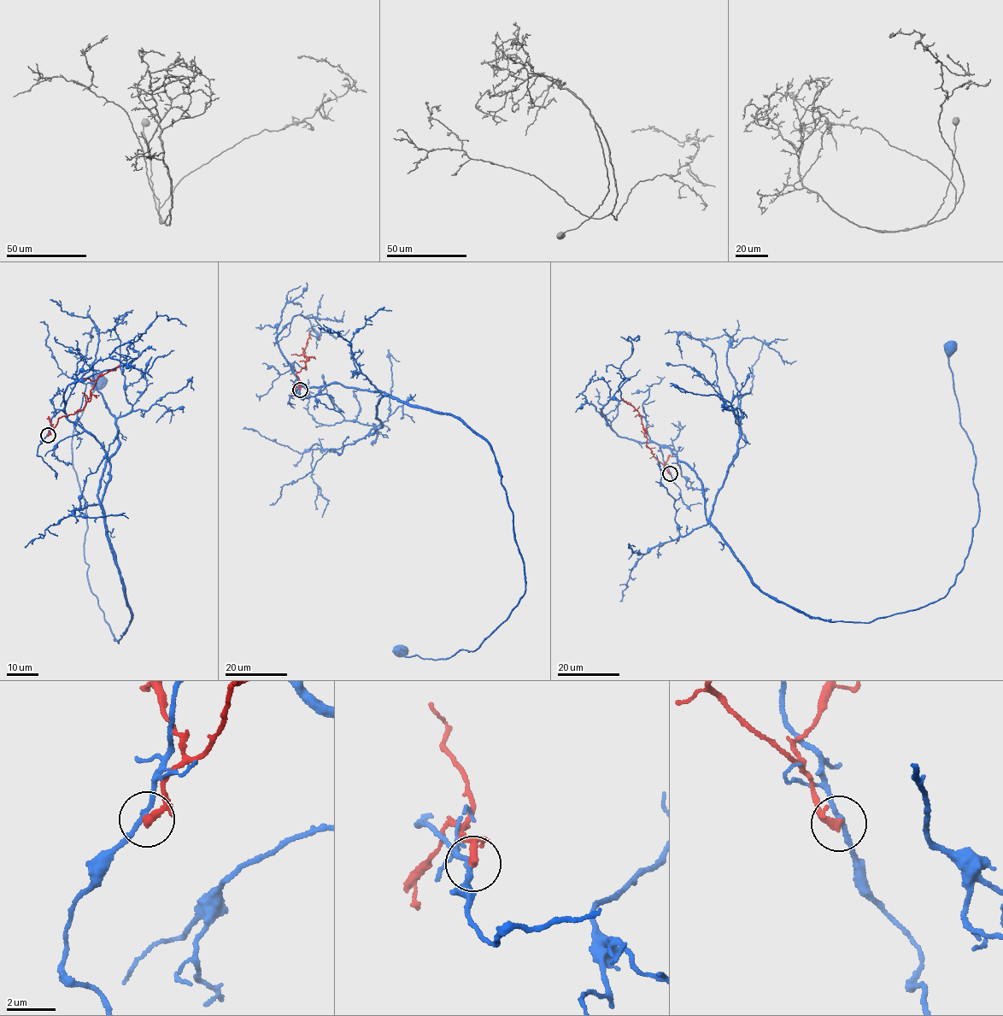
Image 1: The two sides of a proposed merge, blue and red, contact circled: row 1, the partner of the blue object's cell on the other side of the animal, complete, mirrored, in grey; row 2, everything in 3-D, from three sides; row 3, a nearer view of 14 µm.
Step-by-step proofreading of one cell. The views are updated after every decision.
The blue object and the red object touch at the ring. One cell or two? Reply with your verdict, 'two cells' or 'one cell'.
two cells

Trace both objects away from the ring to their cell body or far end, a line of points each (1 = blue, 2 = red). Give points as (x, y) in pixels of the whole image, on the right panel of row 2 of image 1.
1: (670, 472), (660, 447), (701, 482), (751, 584), (795, 610), (917, 610), (953, 584), (979, 514), (953, 347)
2: (670, 473), (646, 443), (641, 417), (637, 410), (621, 399)

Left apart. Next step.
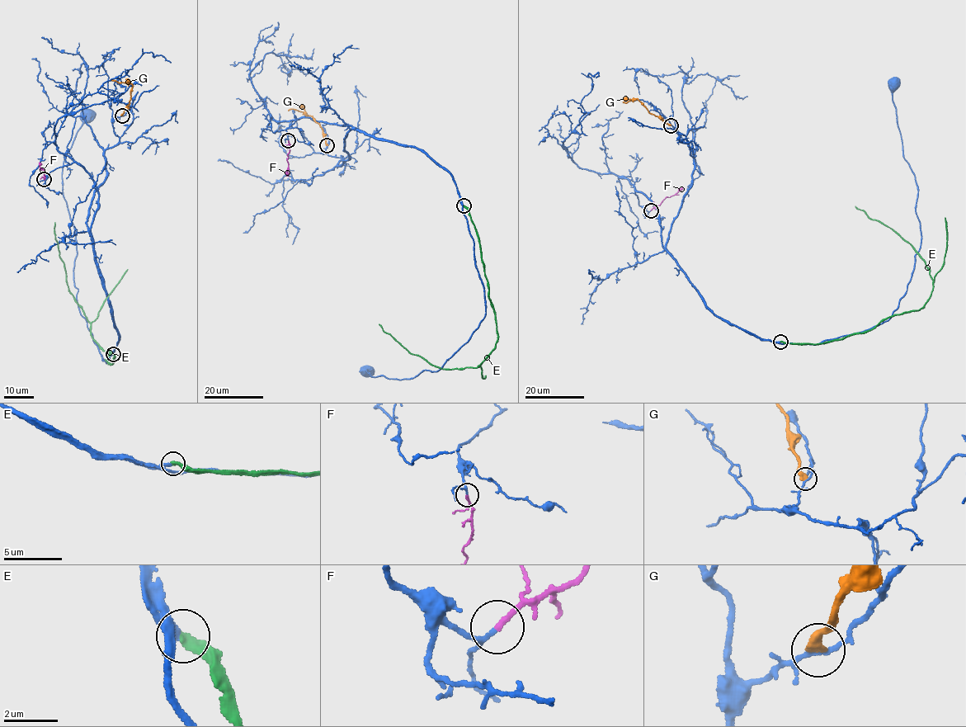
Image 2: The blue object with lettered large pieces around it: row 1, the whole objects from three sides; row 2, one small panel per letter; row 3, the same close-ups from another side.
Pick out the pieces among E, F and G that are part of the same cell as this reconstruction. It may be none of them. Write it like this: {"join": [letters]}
{"join": ["E", "F"]}

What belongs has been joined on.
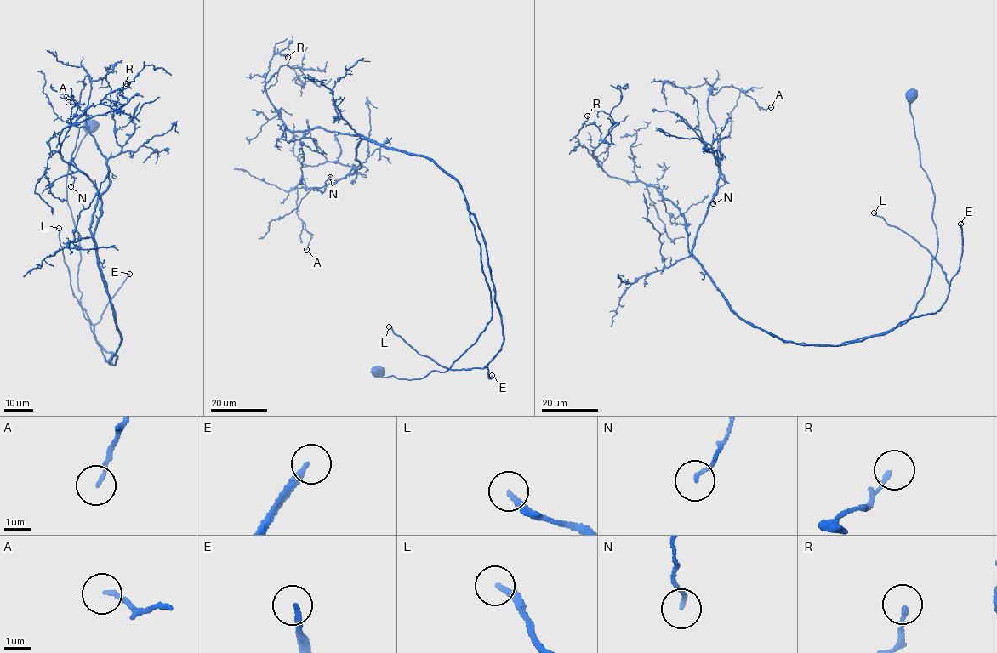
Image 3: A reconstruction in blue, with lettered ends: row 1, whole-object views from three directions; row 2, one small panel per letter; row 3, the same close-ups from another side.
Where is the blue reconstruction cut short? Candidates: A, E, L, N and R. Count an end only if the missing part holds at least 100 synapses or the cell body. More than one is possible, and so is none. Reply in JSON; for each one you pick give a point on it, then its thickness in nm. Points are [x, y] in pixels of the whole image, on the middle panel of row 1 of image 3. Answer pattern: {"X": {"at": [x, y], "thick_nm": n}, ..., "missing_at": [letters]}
{"E": {"at": [492, 375], "thick_nm": 200}, "L": {"at": [389, 326], "thick_nm": 200}, "missing_at": ["E", "L"]}

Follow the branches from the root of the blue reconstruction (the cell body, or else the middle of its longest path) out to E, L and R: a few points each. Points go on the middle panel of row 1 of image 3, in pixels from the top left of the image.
E: (378, 374), (408, 380), (448, 370), (490, 321), (470, 212), (485, 246), (503, 336), (485, 366), (492, 375)
L: (378, 374), (448, 370), (490, 321), (470, 212), (500, 350), (483, 367), (451, 370), (389, 326)
R: (378, 374), (443, 371), (475, 343), (480, 243), (430, 160), (287, 128), (264, 86), (287, 57)

